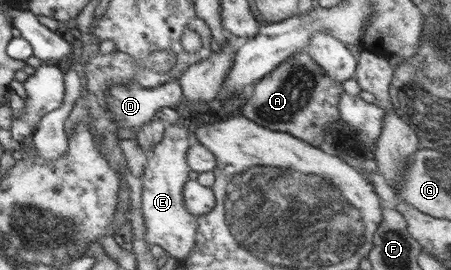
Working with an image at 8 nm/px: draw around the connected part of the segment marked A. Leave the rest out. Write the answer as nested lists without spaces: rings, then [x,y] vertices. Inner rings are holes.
[[[305,50],[292,54],[278,68],[265,75],[247,92],[247,101],[242,113],[252,117],[250,121],[262,125],[266,129],[278,130],[304,139],[312,145],[322,145],[322,131],[329,131],[341,117],[338,109],[340,95],[344,87],[340,80],[334,80],[326,74],[326,70],[314,61]],[[308,133],[308,137],[306,137]]]

